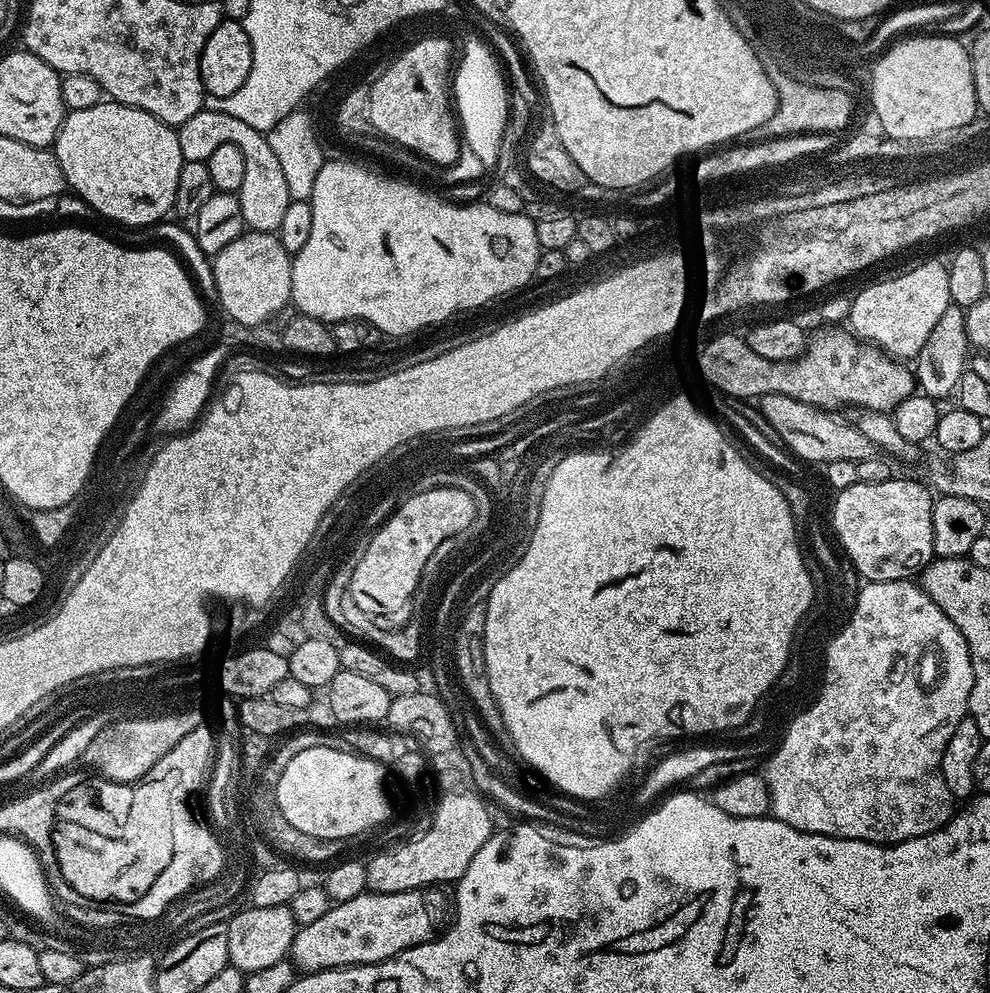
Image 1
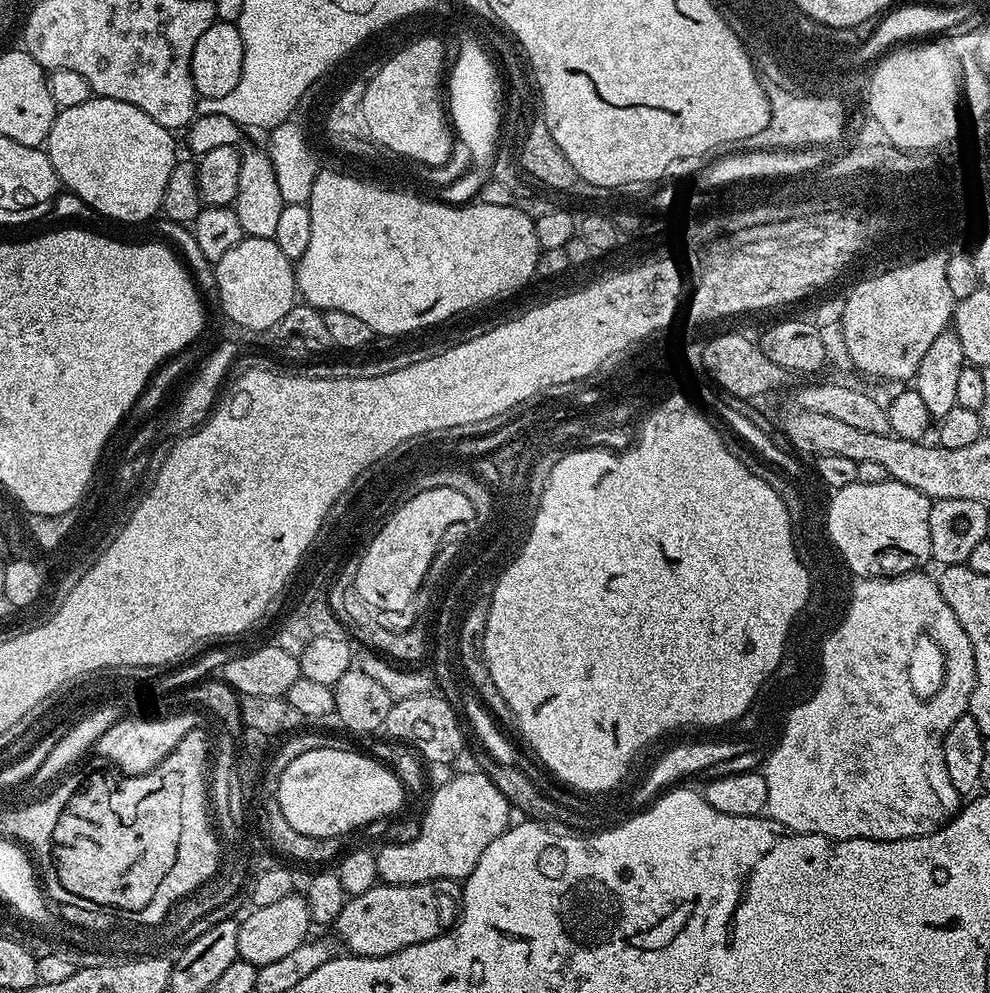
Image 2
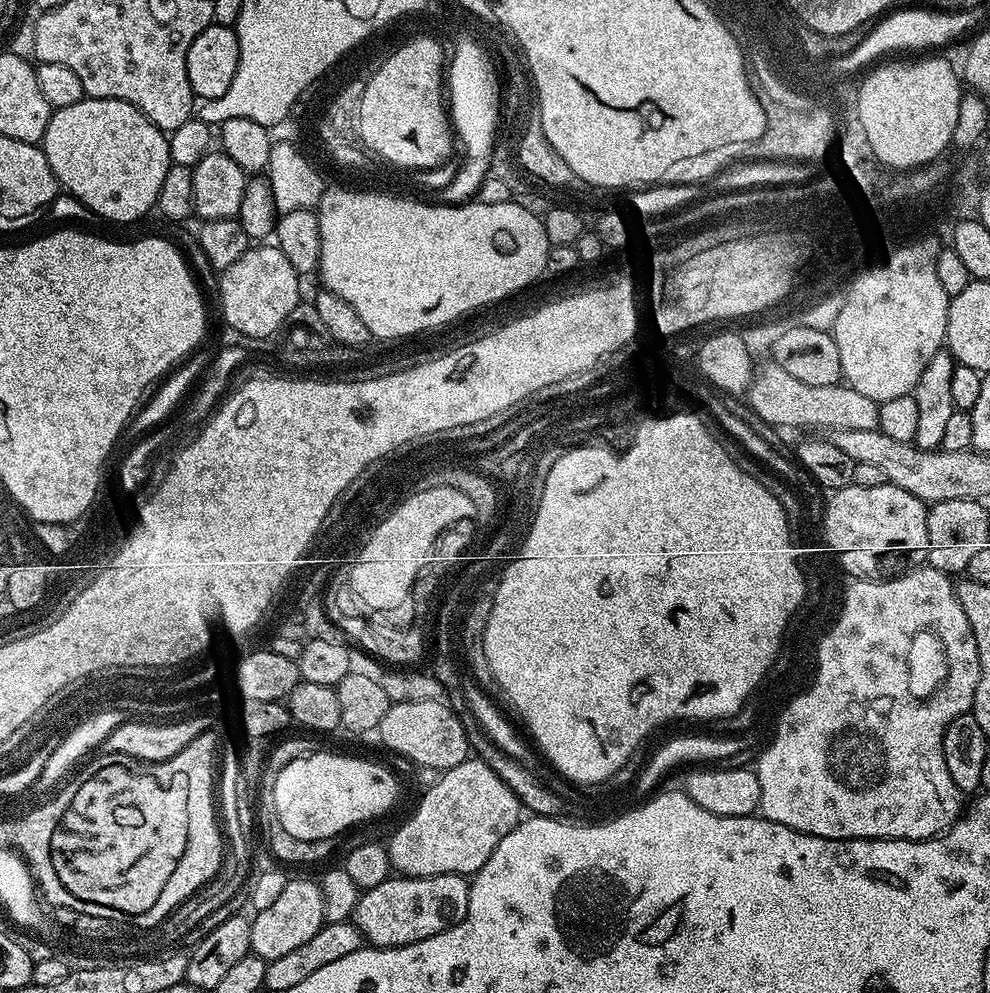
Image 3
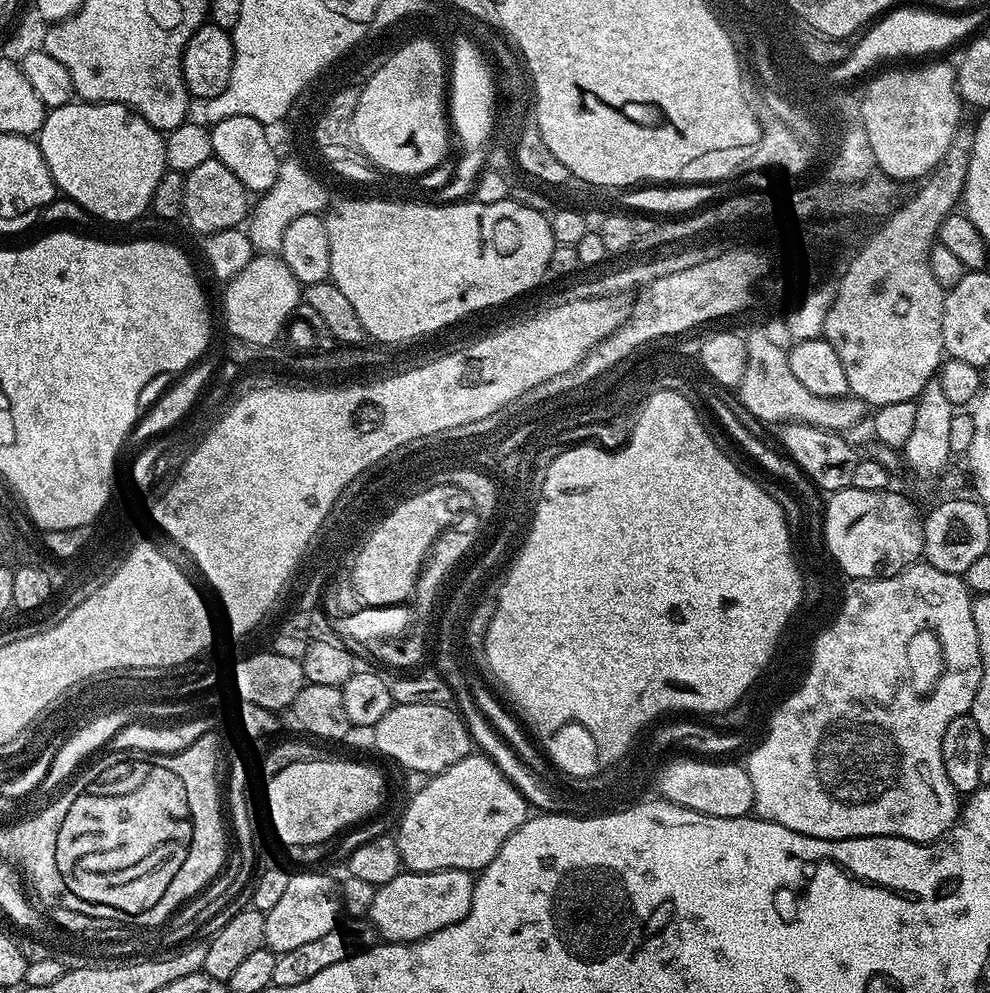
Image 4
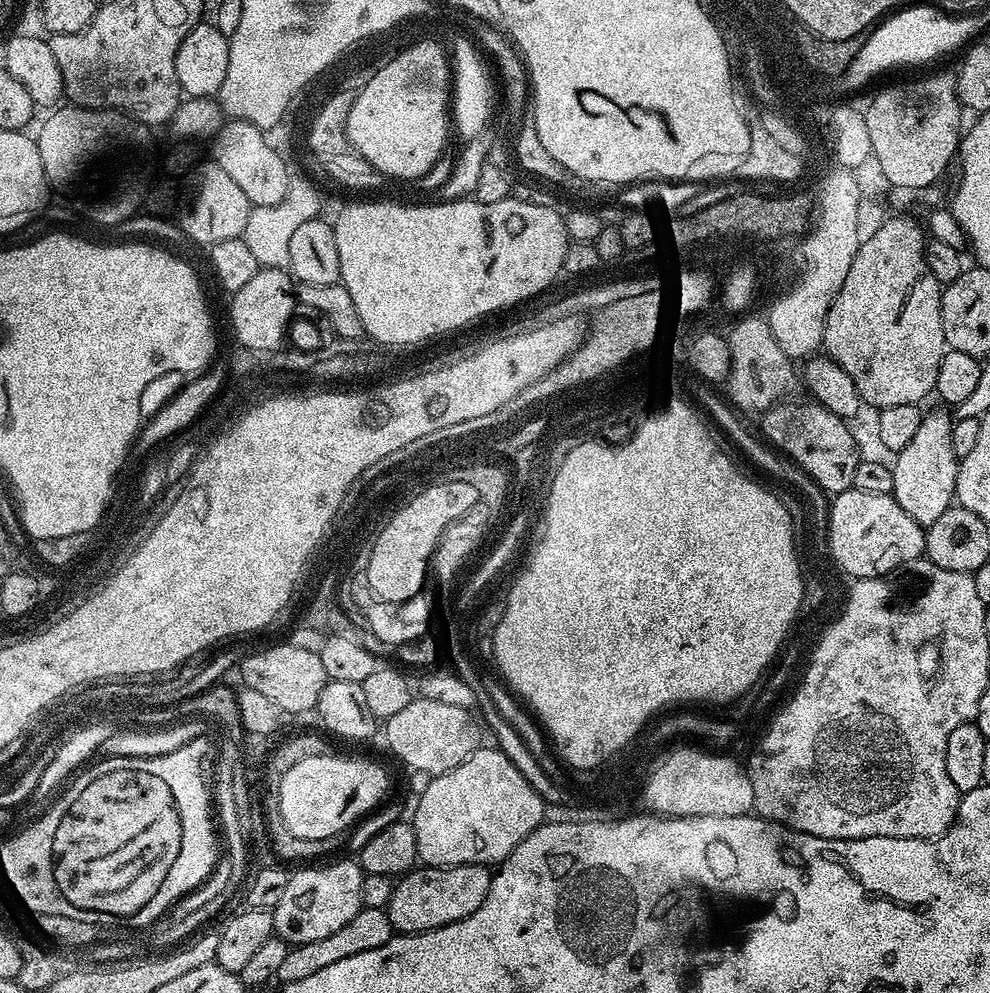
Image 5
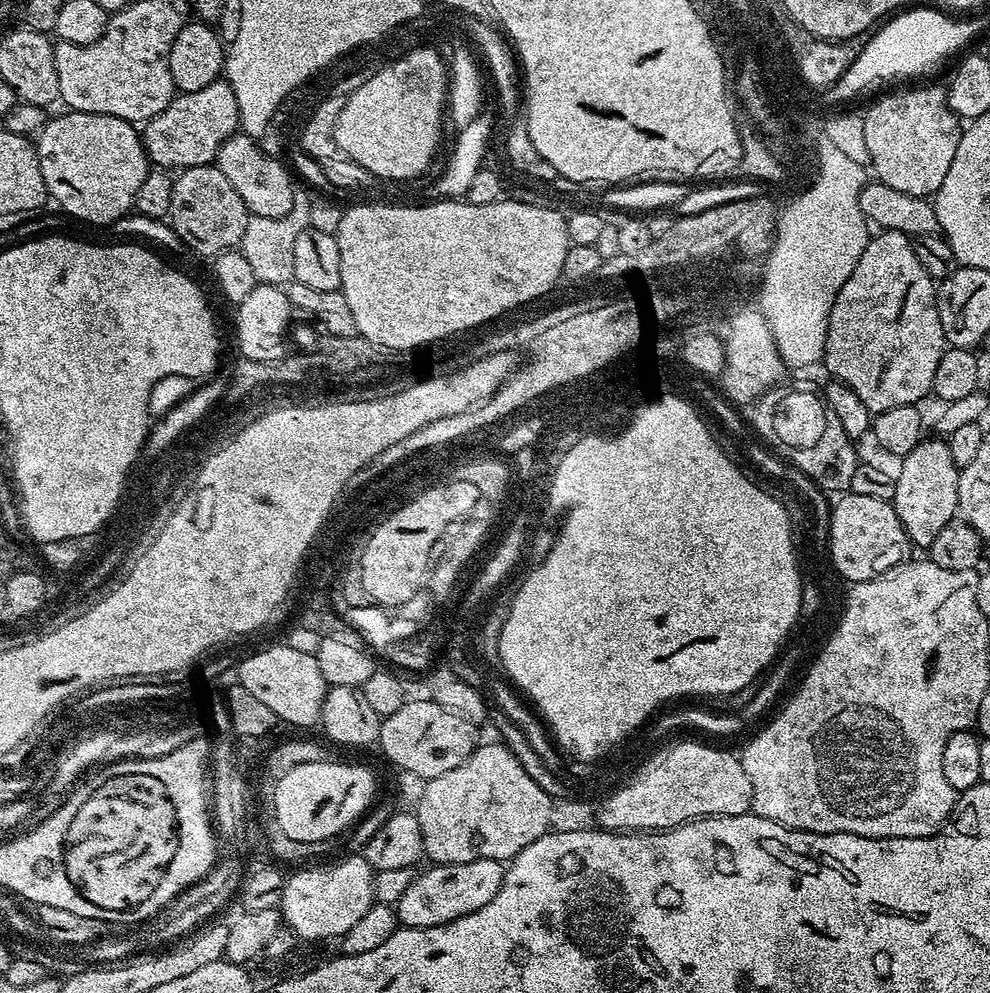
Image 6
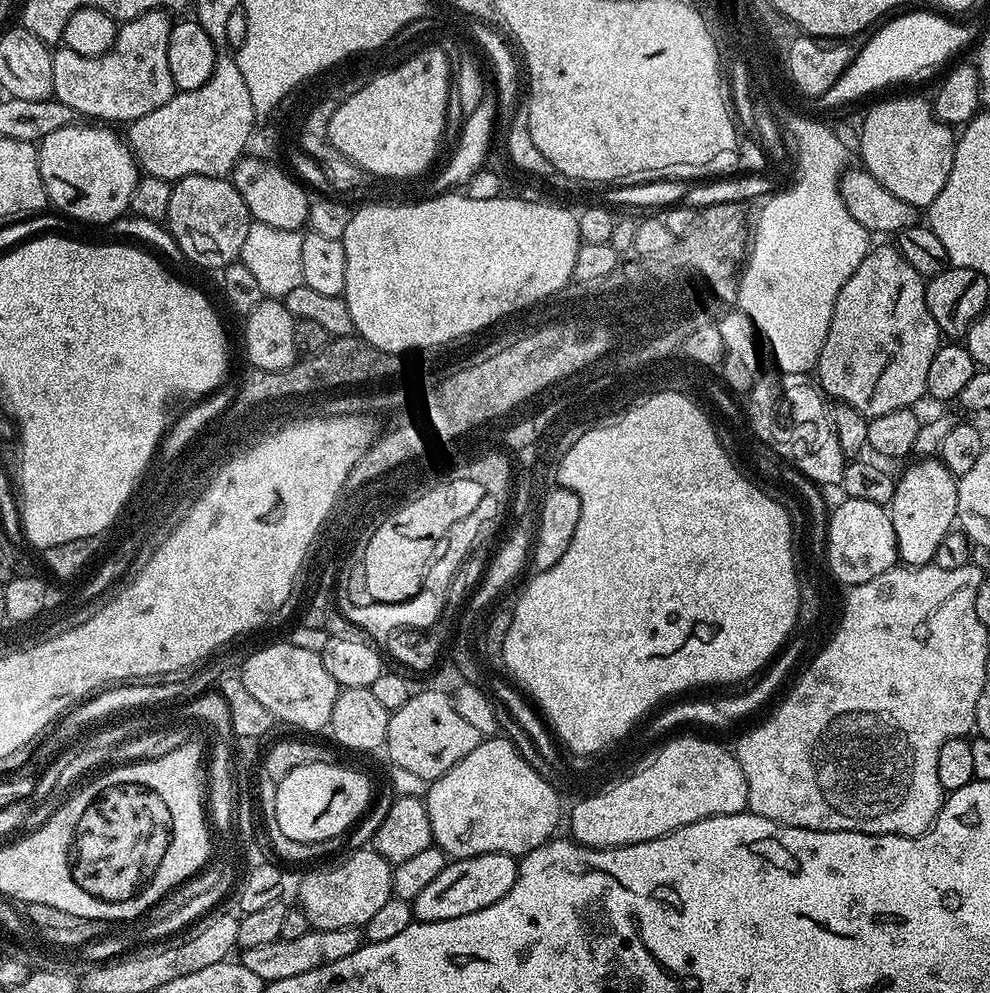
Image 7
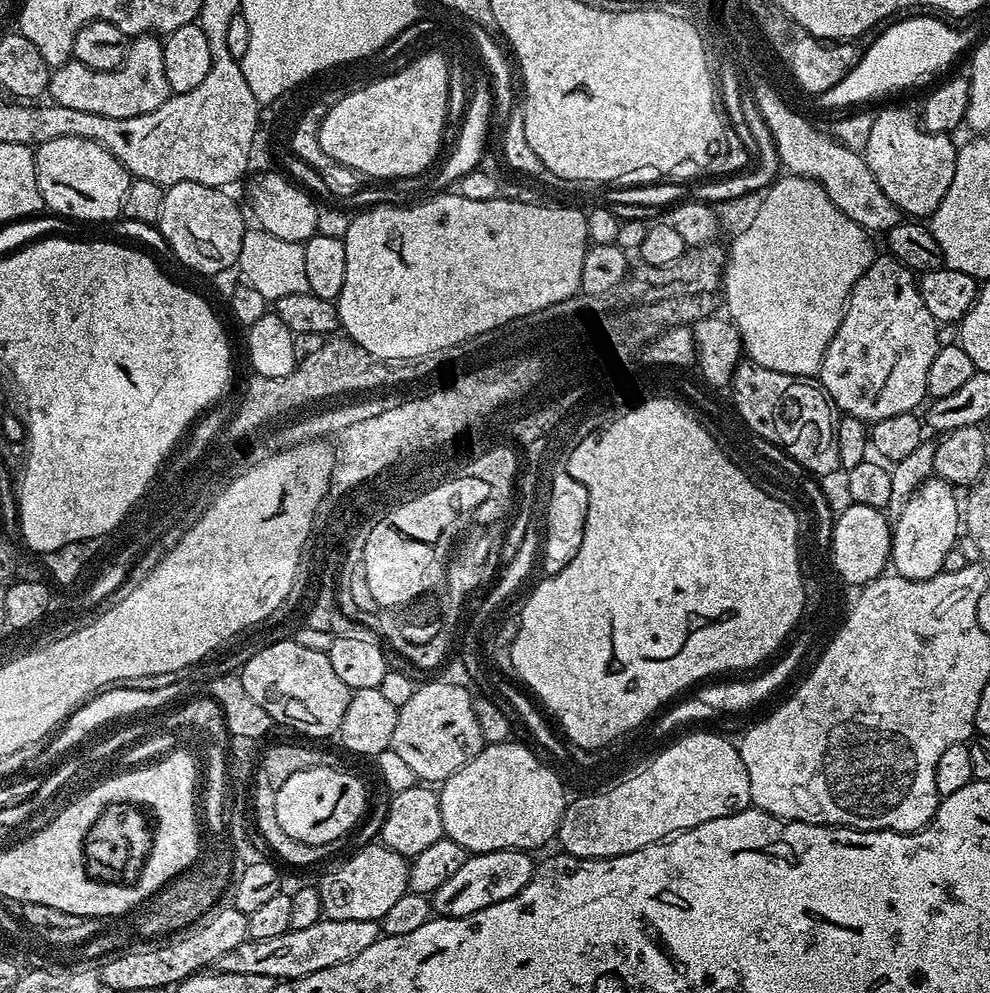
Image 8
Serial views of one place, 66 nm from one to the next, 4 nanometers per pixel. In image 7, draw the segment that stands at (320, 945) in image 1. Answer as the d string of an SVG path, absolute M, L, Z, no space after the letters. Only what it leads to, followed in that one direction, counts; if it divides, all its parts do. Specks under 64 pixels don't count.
M505 852L453 859L444 867L442 874L438 874L438 878L427 883L422 892L410 901L413 917L425 924L441 924L450 918L462 918L466 914L486 910L486 906L494 906L498 898L510 894L519 869L517 857Z

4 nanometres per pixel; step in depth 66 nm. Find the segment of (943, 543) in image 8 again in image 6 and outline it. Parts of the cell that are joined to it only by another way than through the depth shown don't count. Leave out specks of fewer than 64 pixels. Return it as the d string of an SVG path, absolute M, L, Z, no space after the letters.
M933 438L921 439L910 454L906 454L899 461L900 473L895 473L894 479L896 489L894 498L890 501L896 509L898 518L906 530L909 541L916 544L920 550L926 550L934 542L938 530L946 526L957 515L958 502L958 480L961 469L950 458L947 439Z

